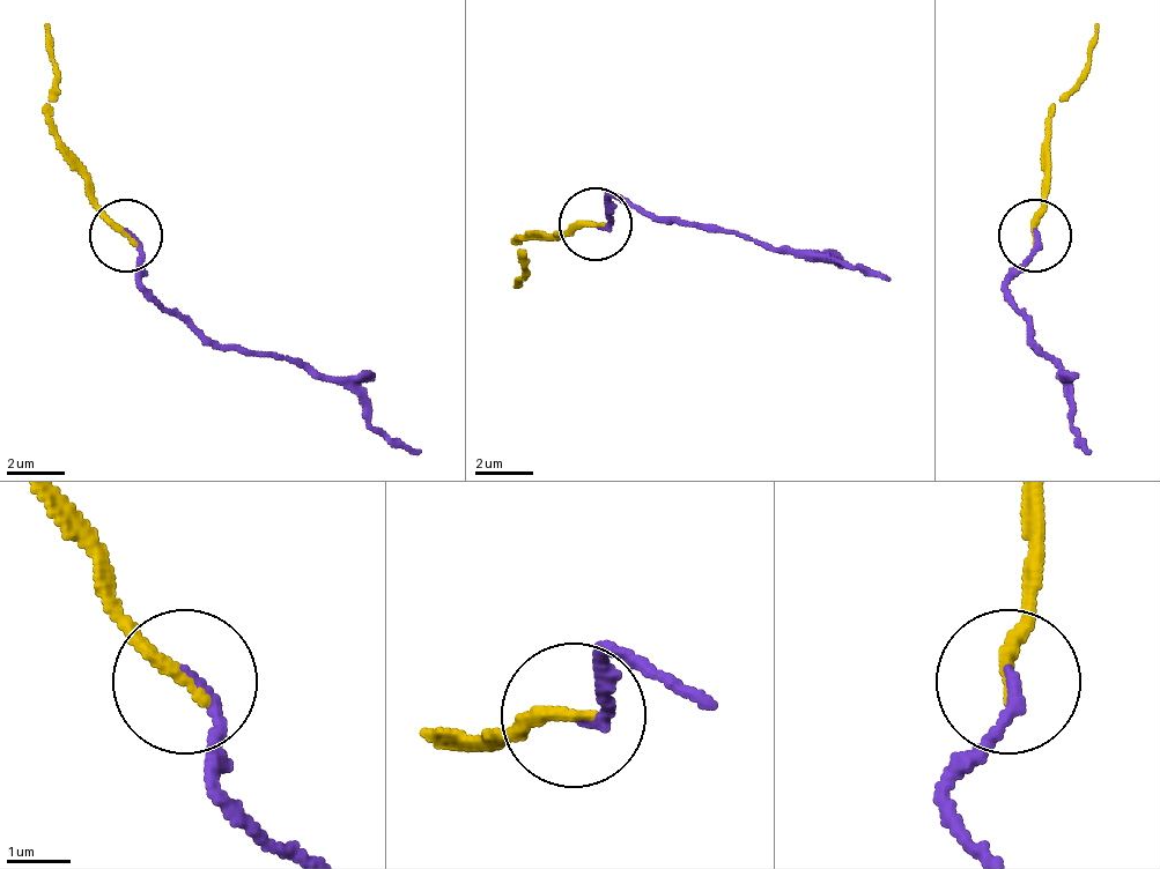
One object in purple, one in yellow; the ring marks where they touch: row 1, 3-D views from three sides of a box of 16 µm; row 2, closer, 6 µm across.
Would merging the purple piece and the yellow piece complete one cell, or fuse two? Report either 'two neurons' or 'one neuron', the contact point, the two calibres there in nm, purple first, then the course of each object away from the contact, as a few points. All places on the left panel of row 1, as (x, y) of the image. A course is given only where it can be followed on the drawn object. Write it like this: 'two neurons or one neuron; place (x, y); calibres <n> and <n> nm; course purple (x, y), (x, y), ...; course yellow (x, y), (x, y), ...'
one neuron; place (126, 235); calibres 180 and 200 nm; course purple (124, 234), (161, 299), (219, 342), (313, 364), (423, 452); course yellow (124, 234), (51, 117), (51, 66), (44, 22)

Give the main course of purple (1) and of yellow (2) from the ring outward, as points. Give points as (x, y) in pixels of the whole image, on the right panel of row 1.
1: (1036, 234), (1007, 299), (1036, 342), (1058, 364), (1087, 452)
2: (1036, 234), (1051, 117), (1087, 66), (1094, 22)

